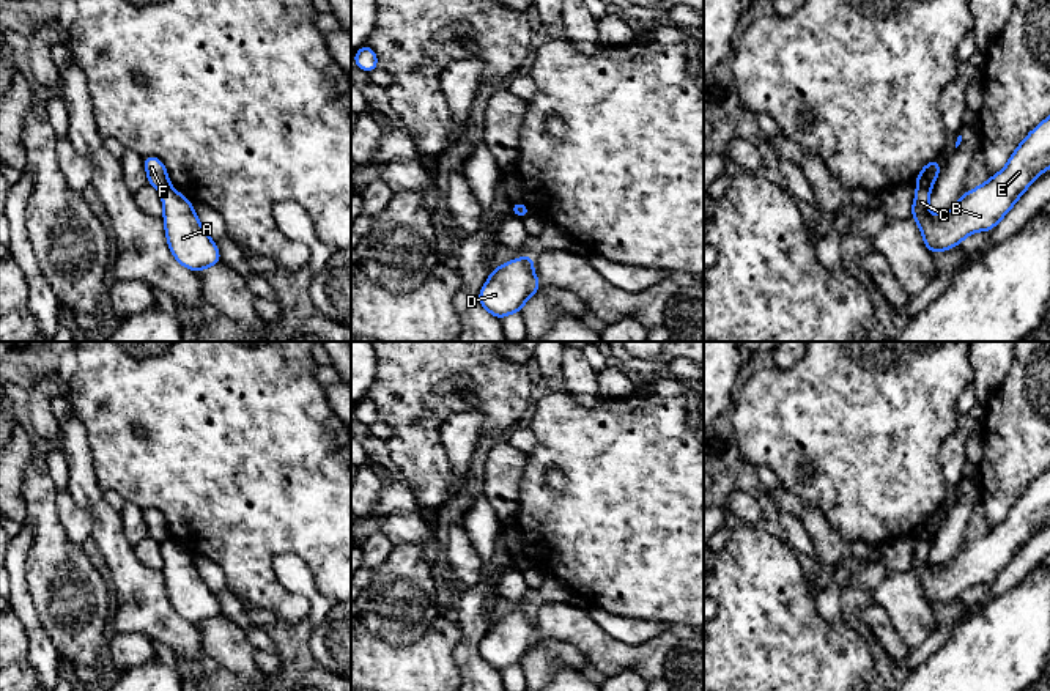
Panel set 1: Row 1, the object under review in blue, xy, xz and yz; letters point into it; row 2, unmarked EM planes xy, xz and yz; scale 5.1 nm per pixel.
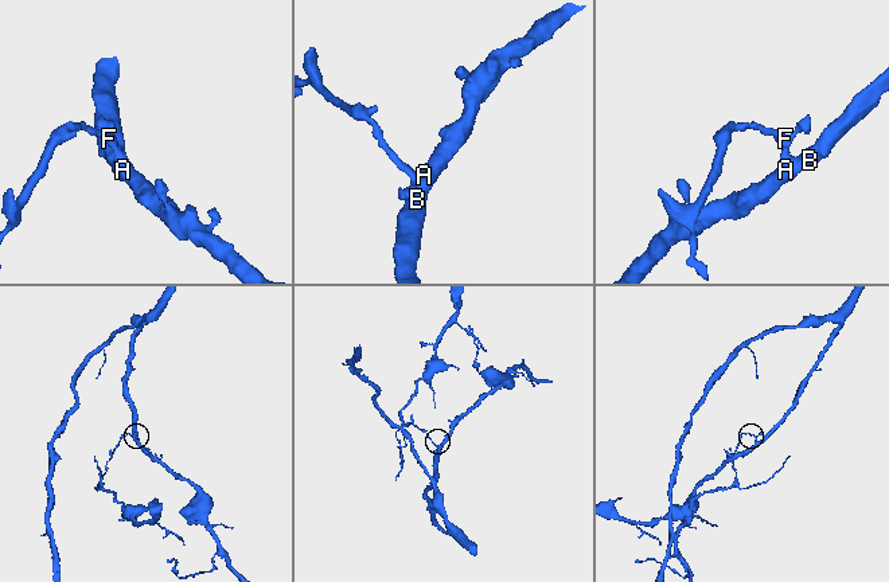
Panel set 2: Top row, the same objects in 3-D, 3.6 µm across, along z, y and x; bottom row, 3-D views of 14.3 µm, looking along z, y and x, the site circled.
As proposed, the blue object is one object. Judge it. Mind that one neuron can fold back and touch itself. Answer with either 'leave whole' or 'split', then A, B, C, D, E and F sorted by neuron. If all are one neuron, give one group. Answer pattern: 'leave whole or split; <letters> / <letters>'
split; A B C D E / F

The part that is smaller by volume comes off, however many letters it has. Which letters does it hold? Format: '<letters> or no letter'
F

